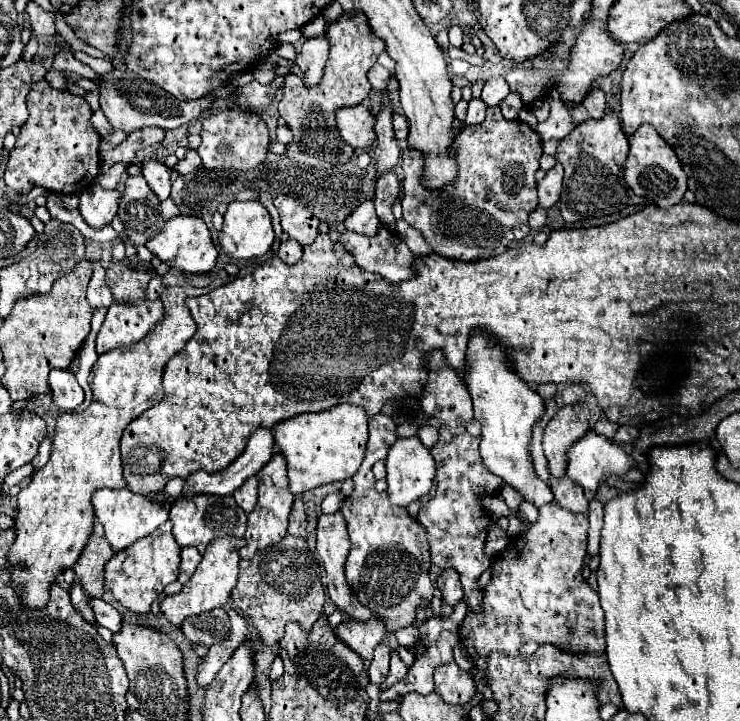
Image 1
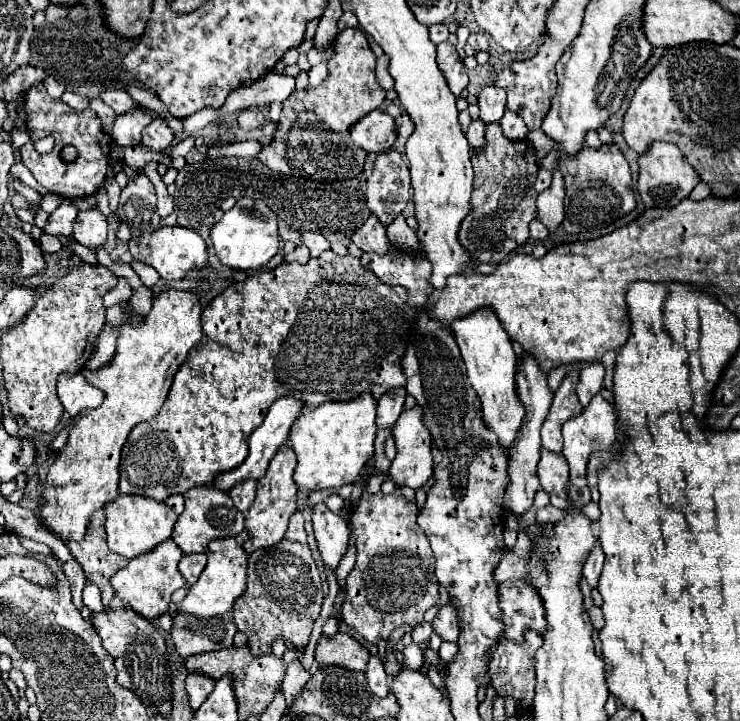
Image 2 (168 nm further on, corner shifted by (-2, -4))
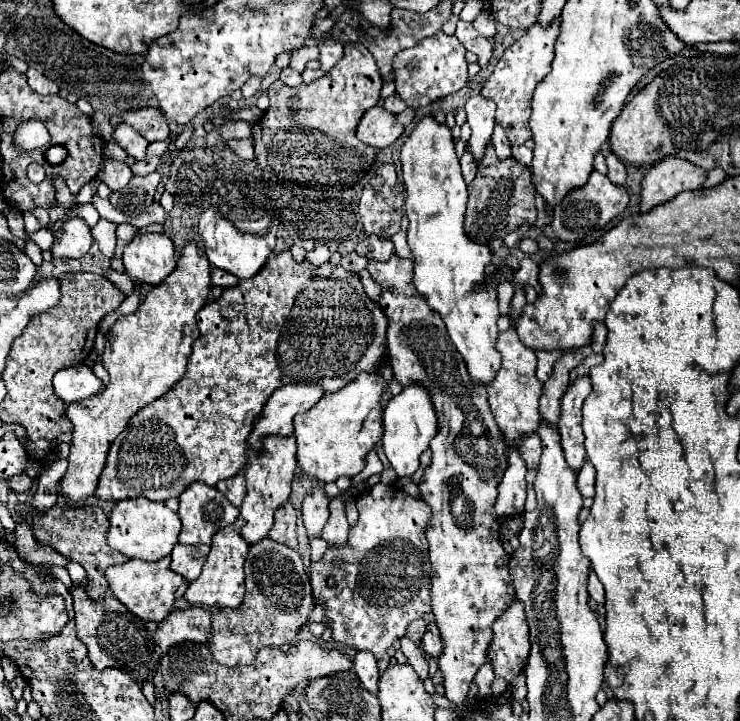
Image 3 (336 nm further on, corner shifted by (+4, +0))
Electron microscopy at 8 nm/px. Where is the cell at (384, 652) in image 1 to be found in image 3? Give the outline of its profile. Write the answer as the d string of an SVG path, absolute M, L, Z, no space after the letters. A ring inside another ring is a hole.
M358 651L354 655L354 669L352 669L362 685L370 691L370 693L378 693L378 679L380 679L380 671L378 671L378 663L374 659L374 655L370 651Z

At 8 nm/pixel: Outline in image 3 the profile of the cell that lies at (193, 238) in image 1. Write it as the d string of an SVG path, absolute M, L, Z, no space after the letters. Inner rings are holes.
M136 233L122 261L132 281L160 285L176 267L176 247L166 233Z

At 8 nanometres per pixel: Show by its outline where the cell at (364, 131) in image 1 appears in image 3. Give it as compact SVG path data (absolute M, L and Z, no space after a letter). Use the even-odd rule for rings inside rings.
M380 105L368 109L356 127L356 137L376 149L390 147L402 133L404 127L396 121L394 113L388 113Z

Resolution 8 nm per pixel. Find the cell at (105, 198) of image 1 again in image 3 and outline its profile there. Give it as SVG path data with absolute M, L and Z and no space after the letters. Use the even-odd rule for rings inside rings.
M80 217L66 221L56 235L56 241L54 241L54 247L52 247L54 257L78 259L84 253L88 253L88 249L94 243L94 237L92 237L90 231L92 231L90 225Z

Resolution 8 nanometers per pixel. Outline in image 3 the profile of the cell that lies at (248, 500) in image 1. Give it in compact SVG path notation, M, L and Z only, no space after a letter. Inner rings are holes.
M234 475L234 477L230 477L230 479L224 479L224 481L220 481L218 485L218 491L222 491L226 497L228 497L228 501L232 503L232 505L236 505L236 507L240 507L242 505L242 501L244 501L244 497L246 497L246 483L244 483L244 475Z

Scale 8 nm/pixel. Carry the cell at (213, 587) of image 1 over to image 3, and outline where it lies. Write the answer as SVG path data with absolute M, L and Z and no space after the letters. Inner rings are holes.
M242 517L236 519L234 525L228 525L224 529L220 529L214 537L212 537L212 545L210 545L210 553L208 559L204 563L202 575L192 581L184 593L184 599L190 605L202 605L202 607L238 607L242 603L242 595L244 595L244 559L248 555L248 543L242 539L240 529L244 527Z

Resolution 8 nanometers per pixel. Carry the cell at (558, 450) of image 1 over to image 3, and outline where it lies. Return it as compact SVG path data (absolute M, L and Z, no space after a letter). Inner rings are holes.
M564 351L564 355L556 361L552 377L544 383L544 391L540 397L540 417L546 421L546 425L558 425L560 405L562 405L562 393L566 393L566 387L570 385L568 373L578 365L574 351Z

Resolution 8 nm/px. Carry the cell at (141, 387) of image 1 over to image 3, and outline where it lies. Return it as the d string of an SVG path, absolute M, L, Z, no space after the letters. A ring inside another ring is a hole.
M188 243L168 279L156 285L134 313L120 317L112 325L102 353L102 365L110 373L110 383L96 397L70 403L66 409L66 417L74 425L74 431L68 471L60 485L70 503L84 503L94 497L102 467L106 465L106 455L116 435L124 431L132 415L156 401L178 379L182 379L192 343L200 335L196 313L204 307L212 285L210 269L208 259L198 251L198 247Z

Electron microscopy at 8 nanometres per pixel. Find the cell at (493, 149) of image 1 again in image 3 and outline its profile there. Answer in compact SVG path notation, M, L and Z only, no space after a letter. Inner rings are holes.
M492 145L486 147L486 155L478 163L478 173L468 185L468 209L464 229L474 243L490 245L494 239L504 239L508 233L516 231L524 221L536 221L536 203L534 203L534 185L530 179L530 169L518 163L514 157L498 159Z

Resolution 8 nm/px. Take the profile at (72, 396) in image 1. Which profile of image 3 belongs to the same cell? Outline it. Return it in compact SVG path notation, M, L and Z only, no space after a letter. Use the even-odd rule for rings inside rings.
M86 365L66 367L54 375L54 393L64 403L74 403L100 393L102 381Z

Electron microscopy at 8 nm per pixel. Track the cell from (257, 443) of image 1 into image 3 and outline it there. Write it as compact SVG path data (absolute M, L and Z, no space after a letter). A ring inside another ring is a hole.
M284 385L272 393L262 413L254 421L254 429L248 437L248 445L254 451L262 449L262 439L268 435L292 435L292 419L298 413L314 407L322 397L320 387L312 385Z

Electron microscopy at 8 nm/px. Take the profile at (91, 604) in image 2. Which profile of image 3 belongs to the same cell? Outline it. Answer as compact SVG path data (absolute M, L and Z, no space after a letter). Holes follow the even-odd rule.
M70 561L66 569L68 569L68 573L70 573L70 577L72 577L72 581L74 581L74 583L82 583L82 587L86 585L86 571L84 571L84 567L82 567L82 565L78 565L78 563Z

